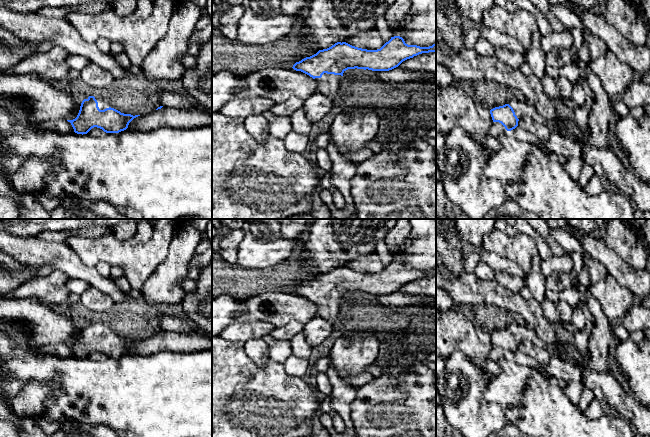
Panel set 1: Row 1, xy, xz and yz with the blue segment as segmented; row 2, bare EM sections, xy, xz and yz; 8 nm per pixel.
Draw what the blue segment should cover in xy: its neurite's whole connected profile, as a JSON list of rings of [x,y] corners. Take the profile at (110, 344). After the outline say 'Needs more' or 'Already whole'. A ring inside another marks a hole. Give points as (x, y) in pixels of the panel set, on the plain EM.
[[[87,320],[81,327],[77,341],[67,345],[77,358],[87,358],[94,351],[106,357],[119,357],[126,354],[129,347],[138,340],[121,337],[107,322]]]. Needs more

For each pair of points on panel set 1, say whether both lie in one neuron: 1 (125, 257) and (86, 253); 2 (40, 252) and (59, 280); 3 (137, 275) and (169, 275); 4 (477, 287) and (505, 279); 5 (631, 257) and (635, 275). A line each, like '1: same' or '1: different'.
1: same
2: different
3: different
4: different
5: different

